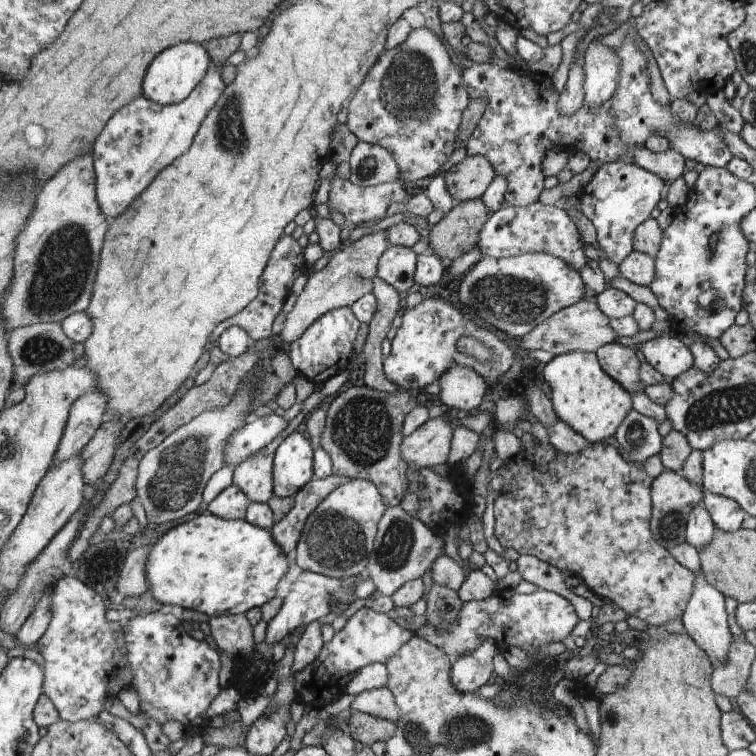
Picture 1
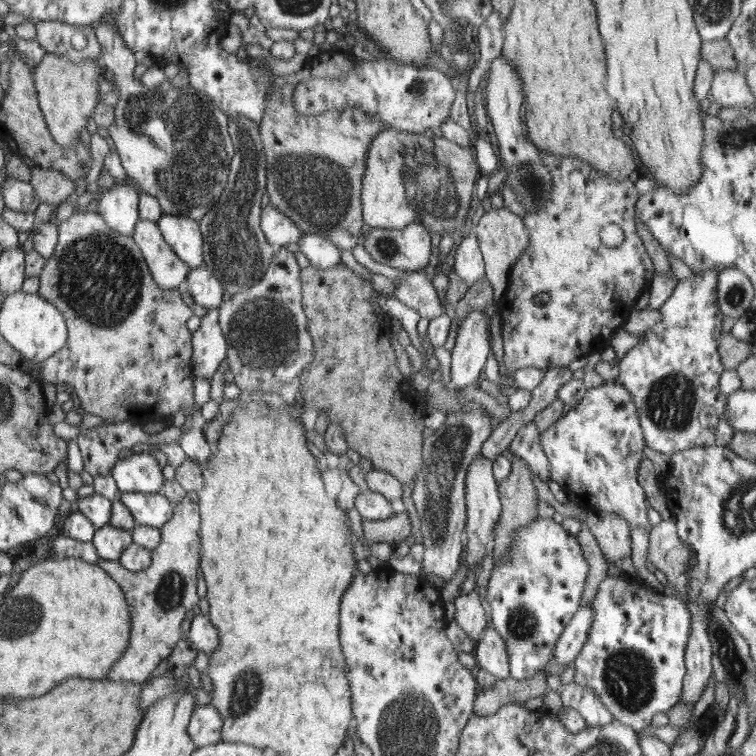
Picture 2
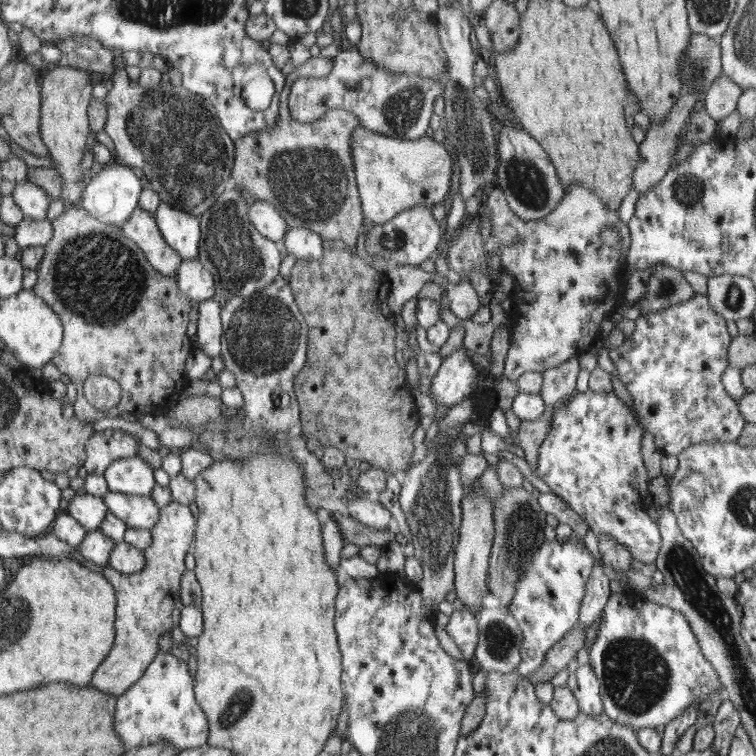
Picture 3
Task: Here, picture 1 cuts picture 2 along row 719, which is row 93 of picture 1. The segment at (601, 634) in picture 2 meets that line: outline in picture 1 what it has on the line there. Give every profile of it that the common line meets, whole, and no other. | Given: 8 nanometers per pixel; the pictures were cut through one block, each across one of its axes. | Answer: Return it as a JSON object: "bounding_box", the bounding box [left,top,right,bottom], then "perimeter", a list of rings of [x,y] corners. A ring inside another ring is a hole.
{"bounding_box":[609,28,733,167],"perimeter":[[[630,28],[622,46],[620,48],[614,47],[614,52],[620,60],[620,72],[618,72],[618,86],[609,100],[609,106],[612,116],[614,116],[614,128],[618,130],[624,144],[645,146],[645,142],[650,136],[660,134],[668,140],[669,148],[680,152],[685,159],[695,159],[705,167],[725,167],[732,160],[733,154],[718,132],[714,132],[714,129],[710,131],[698,130],[692,124],[684,124],[678,118],[674,118],[669,106],[662,106],[654,100],[650,91],[650,76],[646,71],[646,56],[636,42],[638,35],[636,29]]]}

